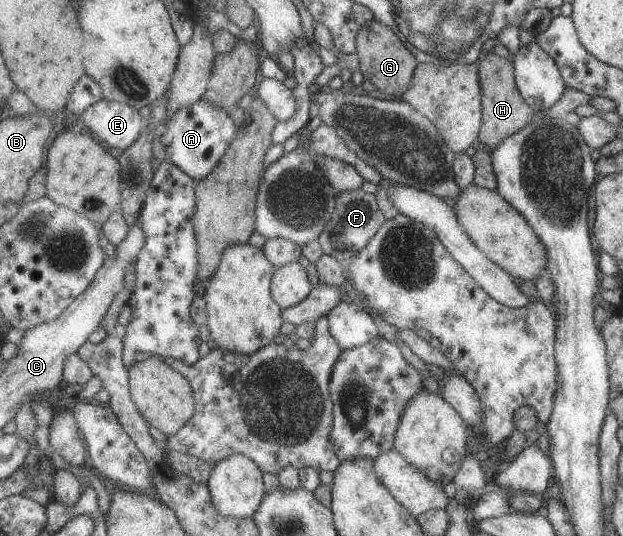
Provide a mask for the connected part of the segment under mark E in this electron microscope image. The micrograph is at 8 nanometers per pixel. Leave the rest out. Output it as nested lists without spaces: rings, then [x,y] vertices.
[[[106,98],[85,109],[78,118],[78,125],[86,126],[103,145],[123,151],[139,140],[144,123],[135,107]]]

